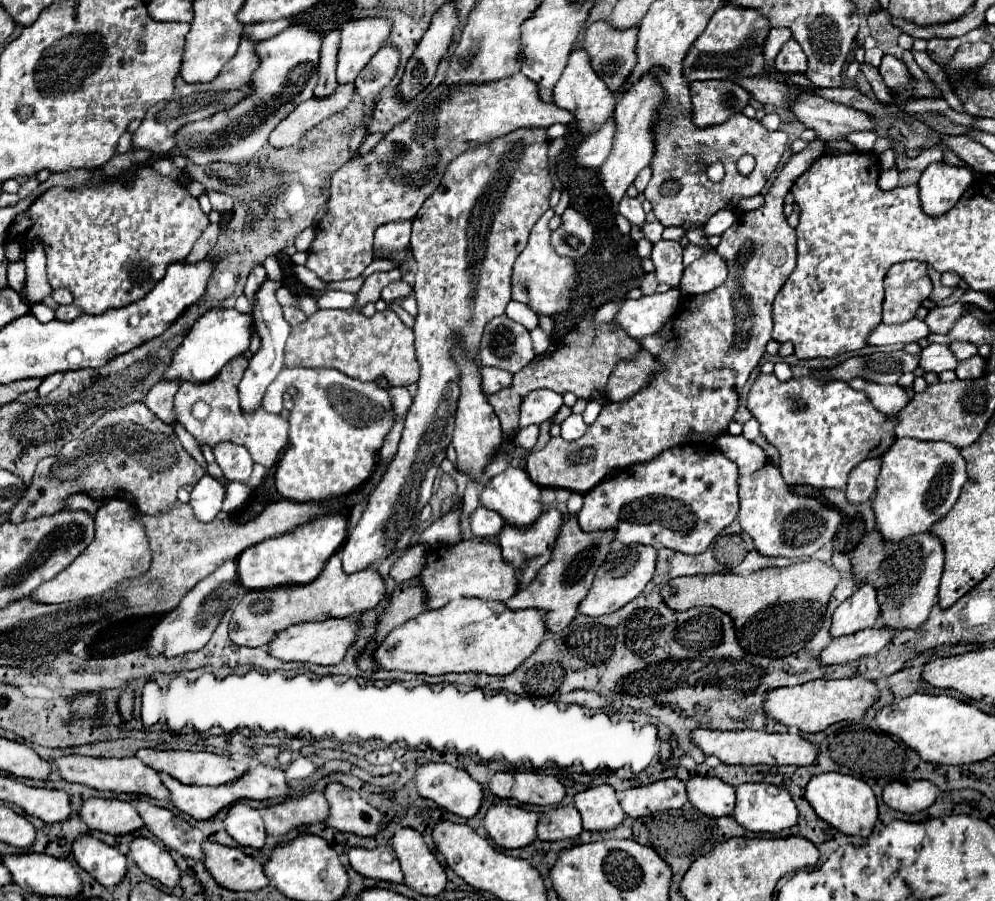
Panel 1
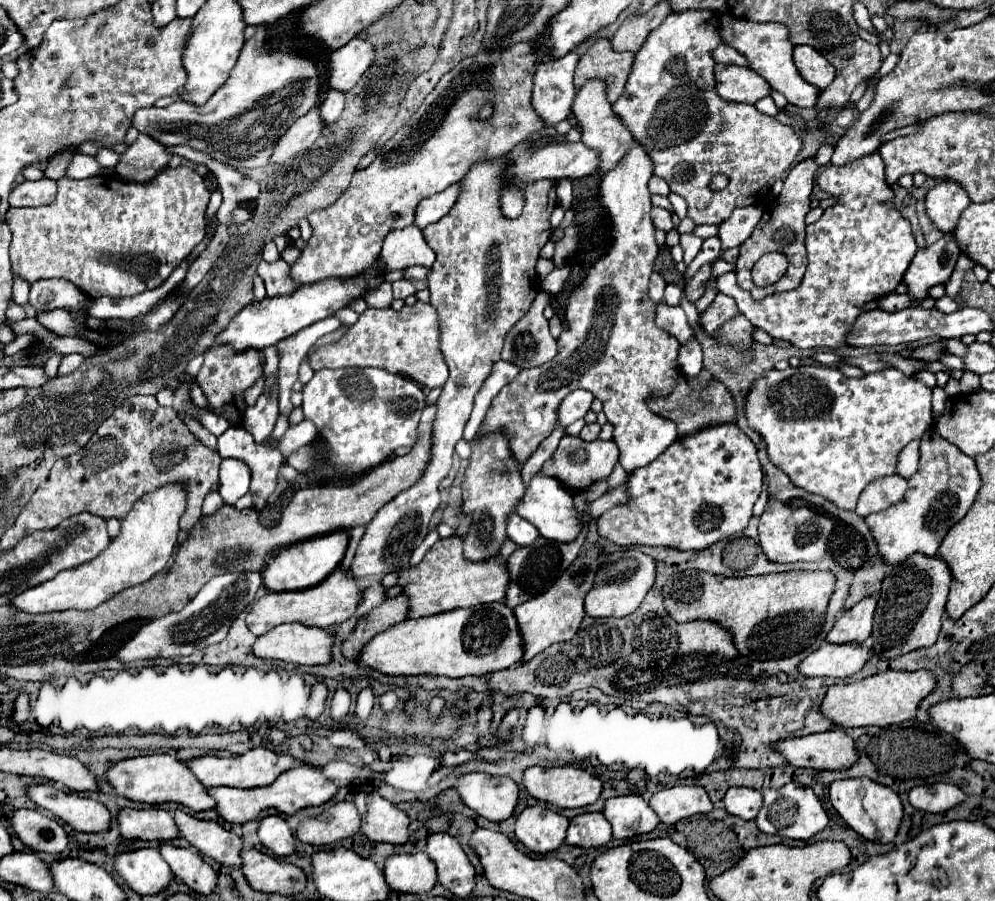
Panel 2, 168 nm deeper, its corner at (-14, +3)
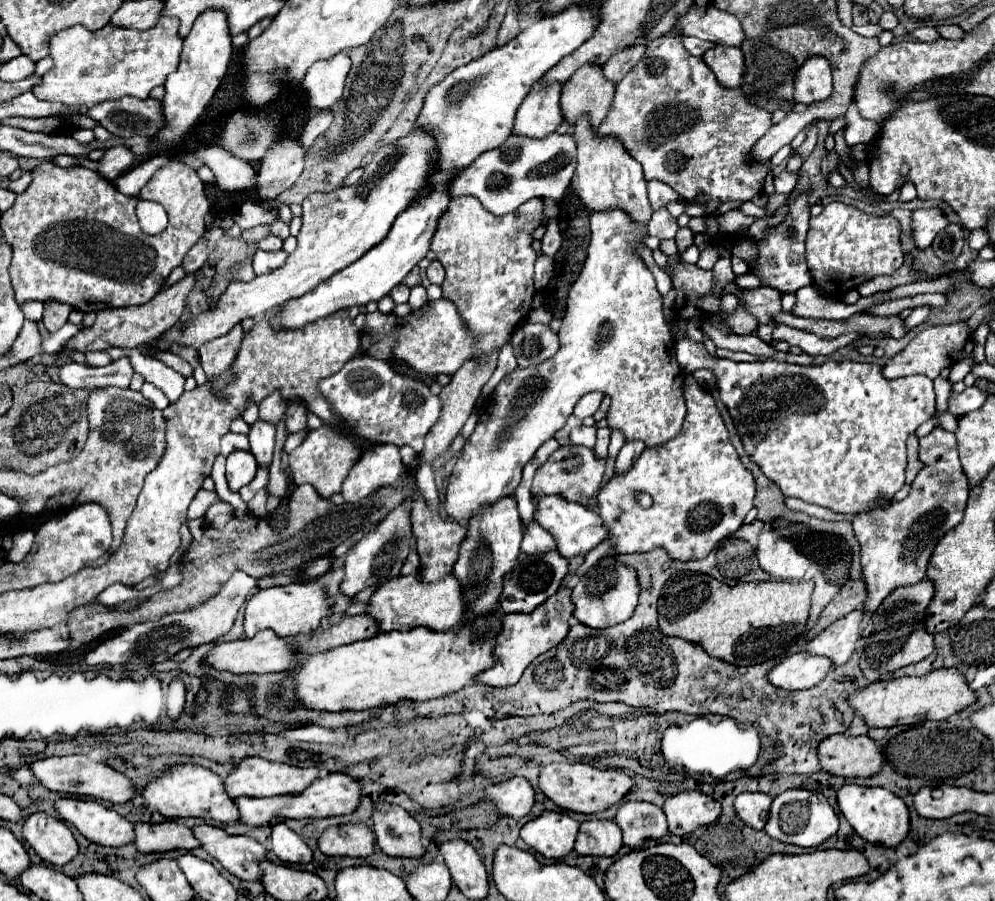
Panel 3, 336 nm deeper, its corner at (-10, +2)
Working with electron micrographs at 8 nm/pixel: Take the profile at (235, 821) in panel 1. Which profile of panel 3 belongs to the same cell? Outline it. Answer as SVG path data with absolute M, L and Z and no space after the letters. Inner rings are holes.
M275 824L271 832L271 850L281 862L289 864L307 864L313 860L311 848L303 842L299 834L295 834L287 824Z

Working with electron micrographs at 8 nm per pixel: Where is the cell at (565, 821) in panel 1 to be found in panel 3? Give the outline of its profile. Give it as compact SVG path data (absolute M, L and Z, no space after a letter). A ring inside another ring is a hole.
M589 820L579 828L575 852L581 856L615 856L623 846L623 834L611 820Z

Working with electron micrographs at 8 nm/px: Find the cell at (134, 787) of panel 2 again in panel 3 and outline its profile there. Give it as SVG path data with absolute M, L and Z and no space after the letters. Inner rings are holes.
M183 764L173 766L163 772L161 778L155 778L145 788L145 800L147 804L155 806L165 818L203 818L203 820L217 820L217 822L237 822L239 810L235 808L235 802L231 796L227 796L223 780L213 774L207 768L195 766L195 764Z

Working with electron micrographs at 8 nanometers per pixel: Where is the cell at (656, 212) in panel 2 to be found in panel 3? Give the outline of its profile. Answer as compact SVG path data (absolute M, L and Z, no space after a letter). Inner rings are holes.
M659 208L653 212L653 218L647 226L647 234L649 236L657 236L659 240L665 240L665 238L675 238L679 226L677 226L677 220L669 214L667 208Z

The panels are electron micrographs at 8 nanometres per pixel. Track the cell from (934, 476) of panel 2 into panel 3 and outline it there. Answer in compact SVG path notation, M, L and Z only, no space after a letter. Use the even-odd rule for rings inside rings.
M935 428L931 434L919 438L917 454L923 468L917 472L909 496L903 502L853 518L855 538L861 546L863 582L867 586L863 610L869 614L873 614L895 588L911 586L925 578L927 562L939 538L955 528L965 514L969 482L959 462L955 434Z

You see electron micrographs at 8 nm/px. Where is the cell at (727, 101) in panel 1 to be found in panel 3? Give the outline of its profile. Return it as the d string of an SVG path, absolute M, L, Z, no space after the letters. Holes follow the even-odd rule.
M717 44L715 48L703 54L703 60L715 72L717 80L723 86L727 88L739 86L739 80L743 78L743 54L739 48Z

